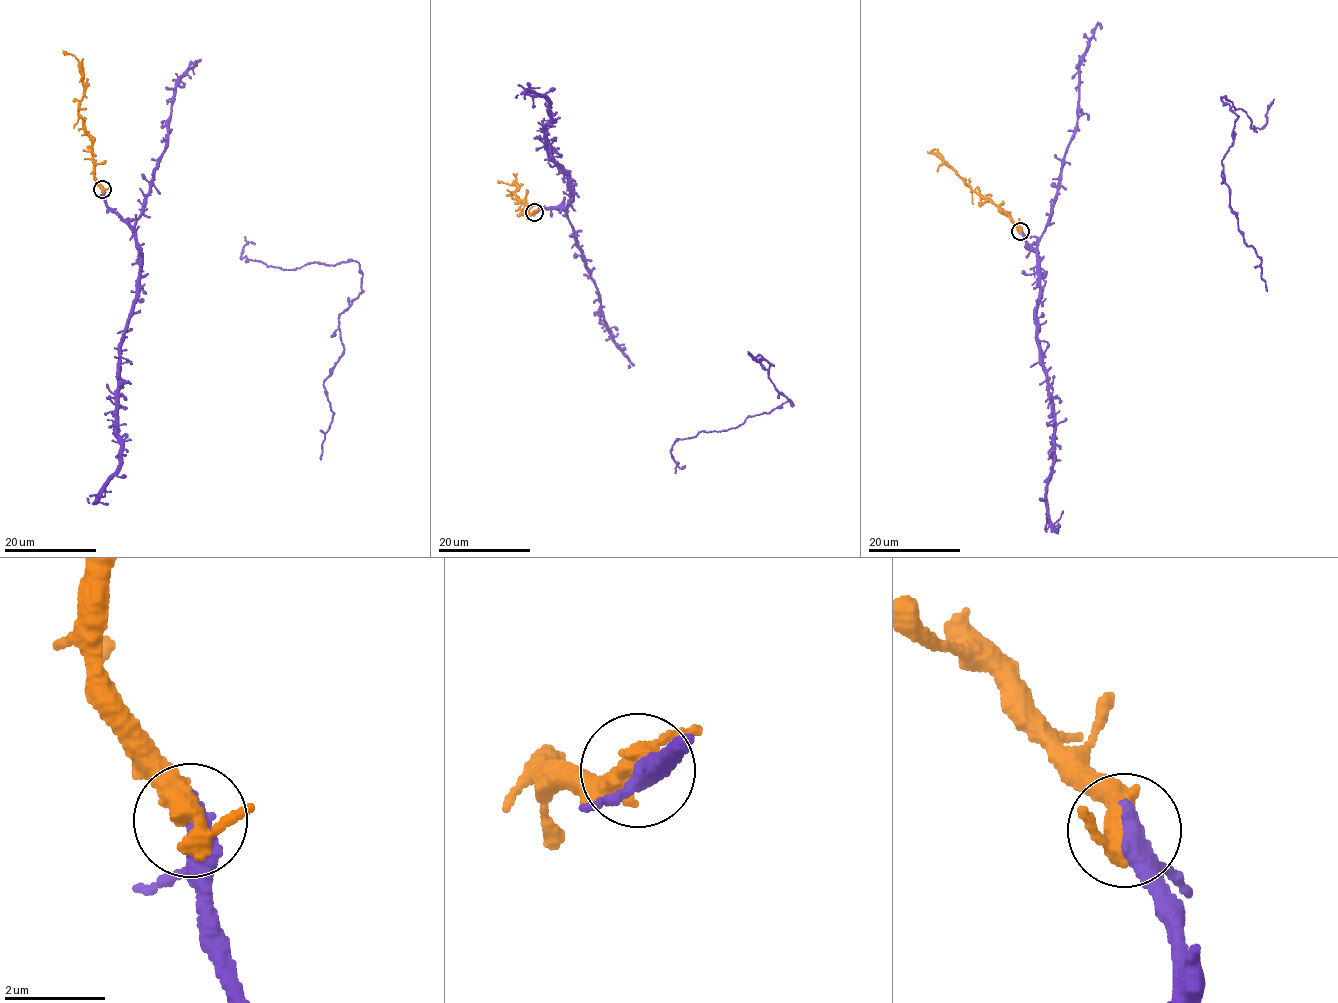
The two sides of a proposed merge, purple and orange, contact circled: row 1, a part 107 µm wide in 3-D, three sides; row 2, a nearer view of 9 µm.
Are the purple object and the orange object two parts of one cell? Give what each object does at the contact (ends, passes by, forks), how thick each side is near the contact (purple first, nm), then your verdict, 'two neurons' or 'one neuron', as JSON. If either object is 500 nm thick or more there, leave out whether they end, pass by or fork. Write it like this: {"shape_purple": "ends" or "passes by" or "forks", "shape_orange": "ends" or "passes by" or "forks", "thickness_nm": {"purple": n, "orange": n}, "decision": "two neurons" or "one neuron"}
{"shape_purple": "passes by", "shape_orange": "passes by", "thickness_nm": {"purple": 360, "orange": 400}, "decision": "one neuron"}

